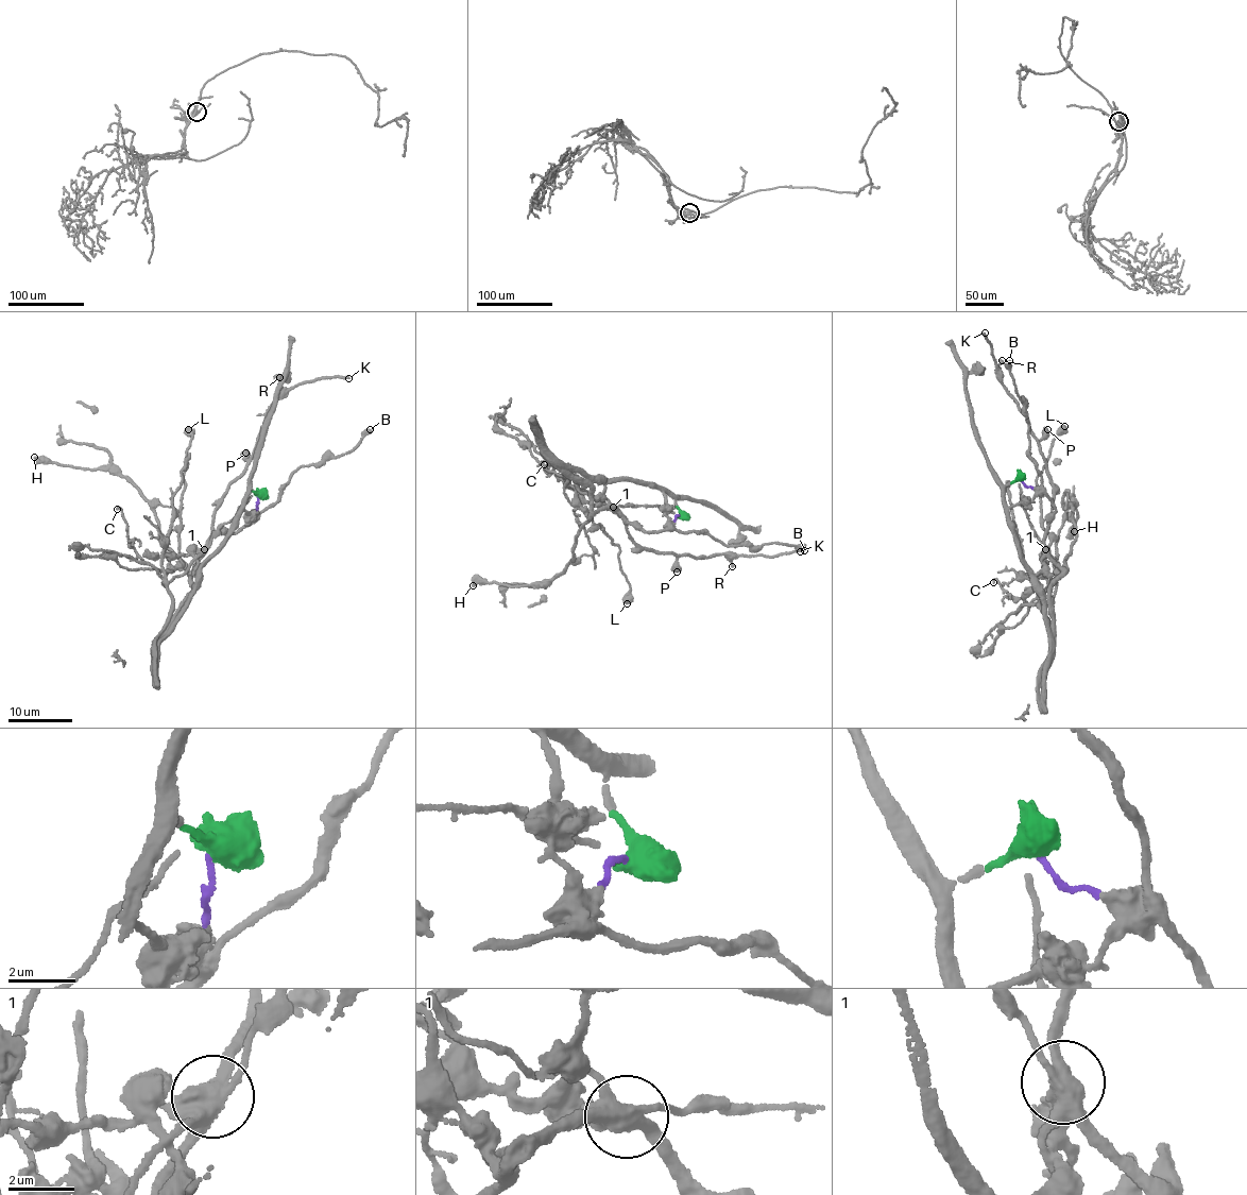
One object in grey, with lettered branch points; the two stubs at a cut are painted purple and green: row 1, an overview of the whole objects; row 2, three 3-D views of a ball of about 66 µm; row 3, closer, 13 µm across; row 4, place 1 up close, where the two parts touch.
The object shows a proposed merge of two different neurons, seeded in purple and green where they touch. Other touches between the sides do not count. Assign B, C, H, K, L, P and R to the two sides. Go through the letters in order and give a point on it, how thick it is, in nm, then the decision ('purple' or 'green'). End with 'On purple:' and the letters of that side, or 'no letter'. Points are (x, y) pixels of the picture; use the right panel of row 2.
B: at (1009, 360); 600 nm thick; purple
C: at (993, 582); 150 nm thick; green
H: at (1074, 531); 320 nm thick; purple
K: at (985, 333); 190 nm thick; purple
L: at (1064, 426); 700 nm thick; purple
P: at (1047, 429); 700 nm thick; purple
R: at (1002, 360); 150 nm thick; purple
On purple: B, H, K, L, P, R

